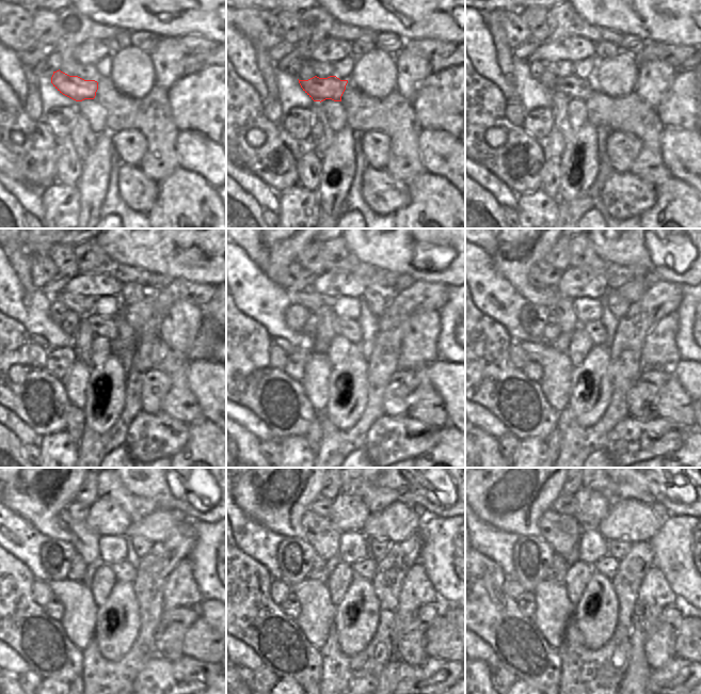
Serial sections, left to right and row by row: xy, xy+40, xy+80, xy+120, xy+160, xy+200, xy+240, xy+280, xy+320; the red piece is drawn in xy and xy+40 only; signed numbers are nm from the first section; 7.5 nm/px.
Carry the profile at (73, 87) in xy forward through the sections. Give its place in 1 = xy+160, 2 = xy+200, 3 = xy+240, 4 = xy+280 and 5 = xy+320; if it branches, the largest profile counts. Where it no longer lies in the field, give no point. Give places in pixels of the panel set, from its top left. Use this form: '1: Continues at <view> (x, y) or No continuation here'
1: Continues at xy+160 (350, 329)
2: Continues at xy+200 (596, 332)
3: Continues at xy+240 (125, 571)
4: Continues at xy+280 (366, 568)
5: Continues at xy+320 (607, 565)

